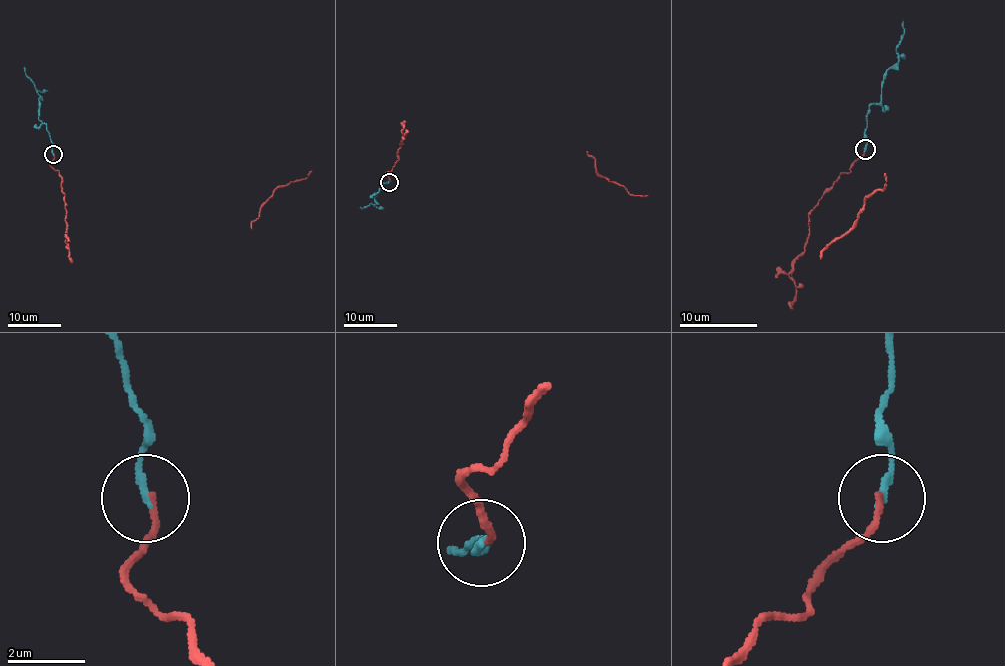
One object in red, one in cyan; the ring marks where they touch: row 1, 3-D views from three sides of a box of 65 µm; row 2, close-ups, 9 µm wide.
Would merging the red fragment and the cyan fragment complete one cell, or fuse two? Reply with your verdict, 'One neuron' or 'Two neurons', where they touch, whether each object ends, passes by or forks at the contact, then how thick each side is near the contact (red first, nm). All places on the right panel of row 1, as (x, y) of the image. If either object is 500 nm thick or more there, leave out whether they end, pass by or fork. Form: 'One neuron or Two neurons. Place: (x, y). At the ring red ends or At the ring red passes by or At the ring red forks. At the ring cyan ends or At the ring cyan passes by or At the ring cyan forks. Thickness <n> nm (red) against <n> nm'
One neuron. Place: (865, 149). At the ring red ends. At the ring cyan ends. Thickness 160 nm (red) against 180 nm

